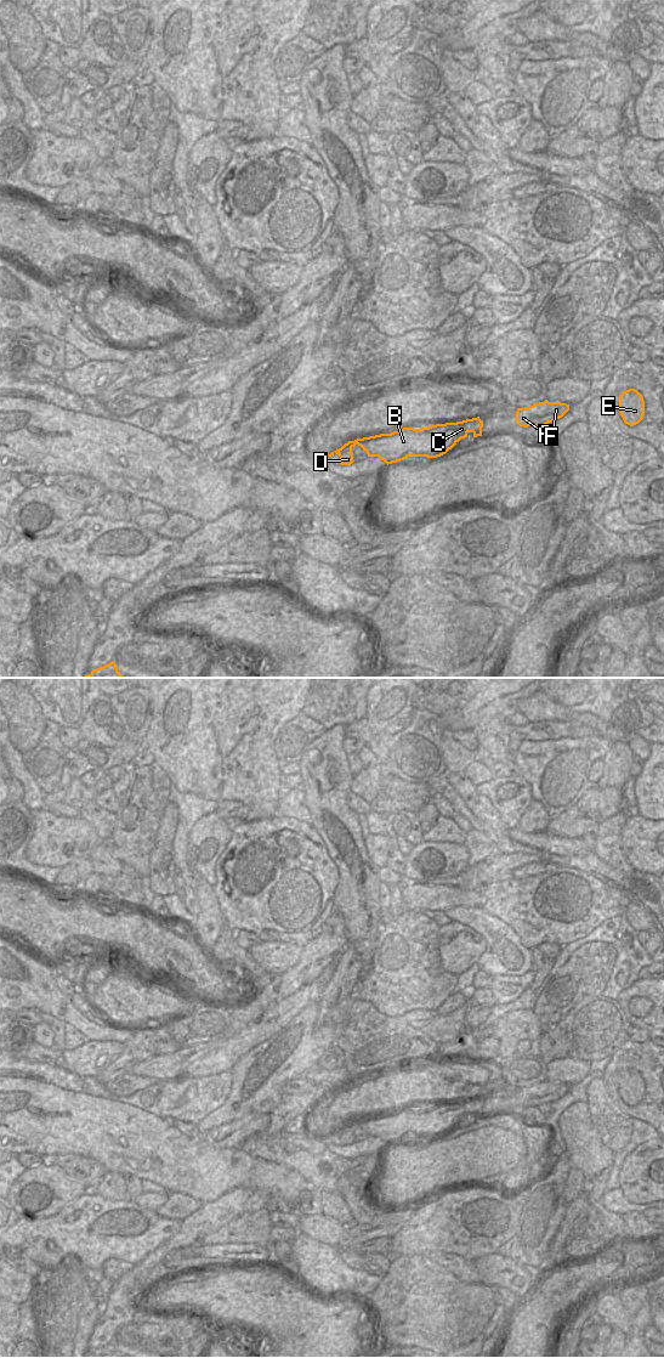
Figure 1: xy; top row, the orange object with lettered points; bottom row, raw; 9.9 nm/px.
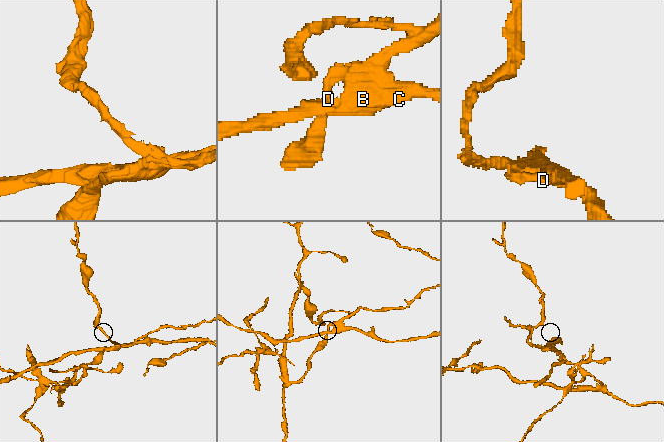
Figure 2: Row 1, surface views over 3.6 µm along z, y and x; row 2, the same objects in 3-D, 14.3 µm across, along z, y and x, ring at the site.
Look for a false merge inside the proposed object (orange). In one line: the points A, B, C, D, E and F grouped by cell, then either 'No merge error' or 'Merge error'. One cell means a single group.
Groups: A B C E F / D. Merge error.

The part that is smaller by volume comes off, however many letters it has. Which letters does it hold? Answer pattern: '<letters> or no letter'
A, B, C, E, F

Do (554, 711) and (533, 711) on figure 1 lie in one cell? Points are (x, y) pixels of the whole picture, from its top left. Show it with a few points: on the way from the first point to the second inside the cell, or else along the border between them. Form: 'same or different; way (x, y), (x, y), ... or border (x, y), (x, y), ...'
same; way (549, 711), (538, 711)

